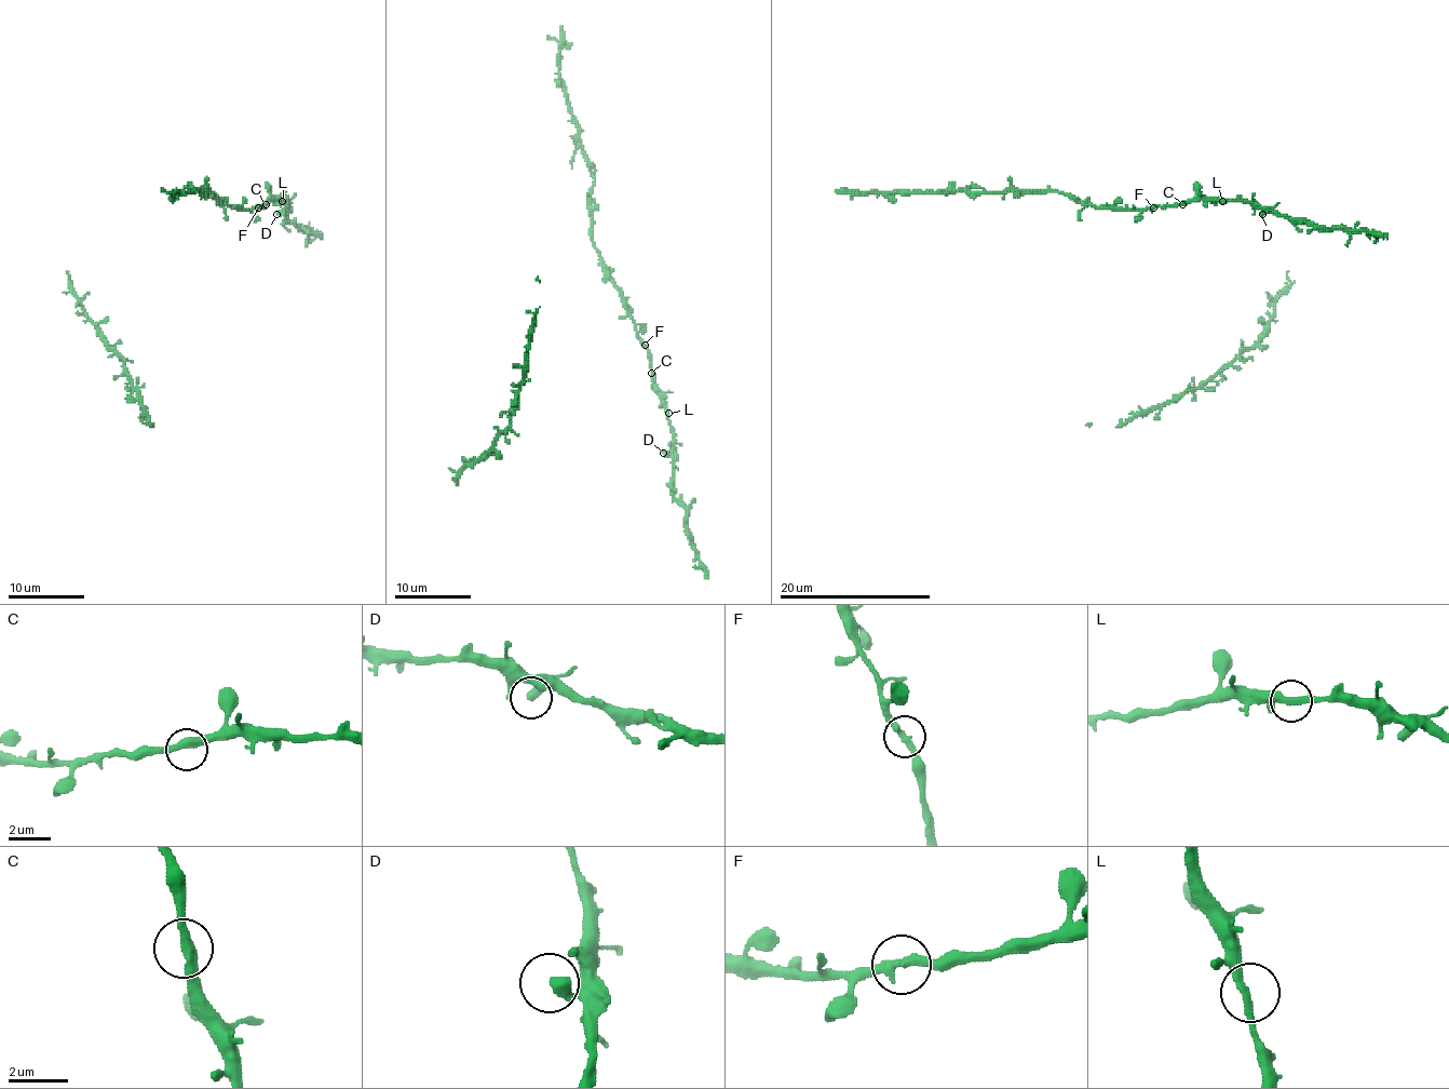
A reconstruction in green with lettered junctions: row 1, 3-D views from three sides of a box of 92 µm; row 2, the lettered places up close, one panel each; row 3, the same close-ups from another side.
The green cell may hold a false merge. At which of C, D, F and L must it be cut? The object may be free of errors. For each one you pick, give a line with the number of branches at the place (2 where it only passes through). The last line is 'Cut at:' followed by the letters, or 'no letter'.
Cut at: no letter

